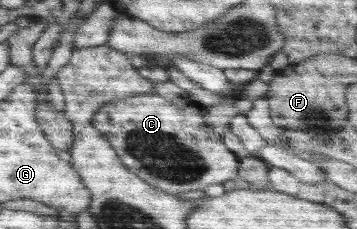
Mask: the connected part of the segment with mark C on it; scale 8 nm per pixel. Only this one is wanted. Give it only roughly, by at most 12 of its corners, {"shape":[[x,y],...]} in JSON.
{"shape":[[151,93],[90,123],[163,193],[237,177],[203,106]]}

